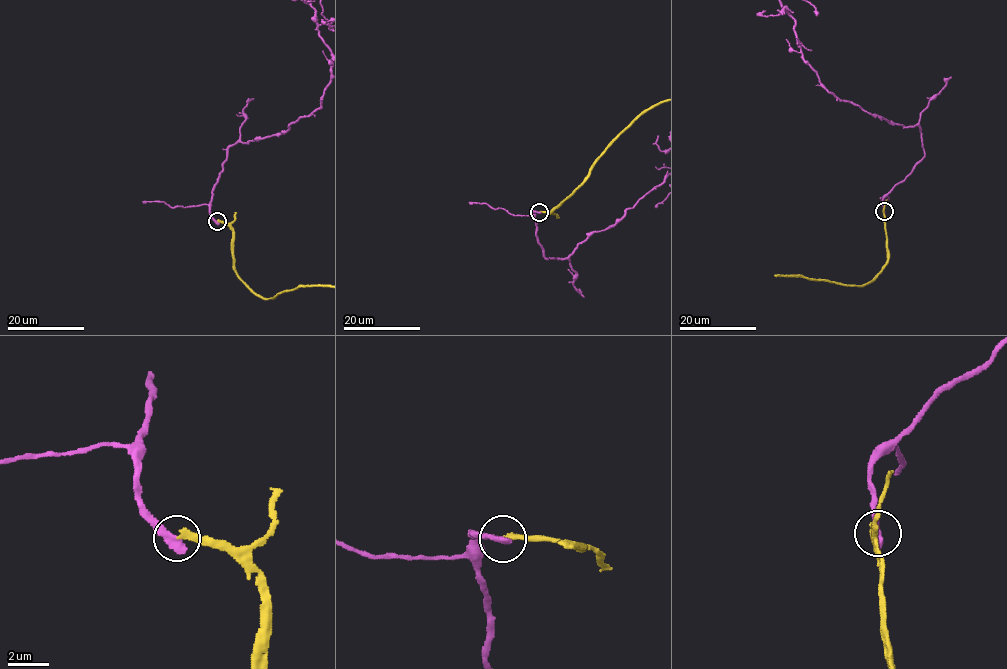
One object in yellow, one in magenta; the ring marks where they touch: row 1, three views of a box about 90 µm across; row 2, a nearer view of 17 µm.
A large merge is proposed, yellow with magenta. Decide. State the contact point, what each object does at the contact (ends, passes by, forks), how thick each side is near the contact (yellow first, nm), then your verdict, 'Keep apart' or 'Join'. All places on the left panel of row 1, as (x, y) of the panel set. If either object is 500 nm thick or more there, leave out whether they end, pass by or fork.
Place: (217, 221). At the ring yellow ends. At the ring magenta ends. Thickness 260 nm (yellow) against 420 nm. Keep apart

